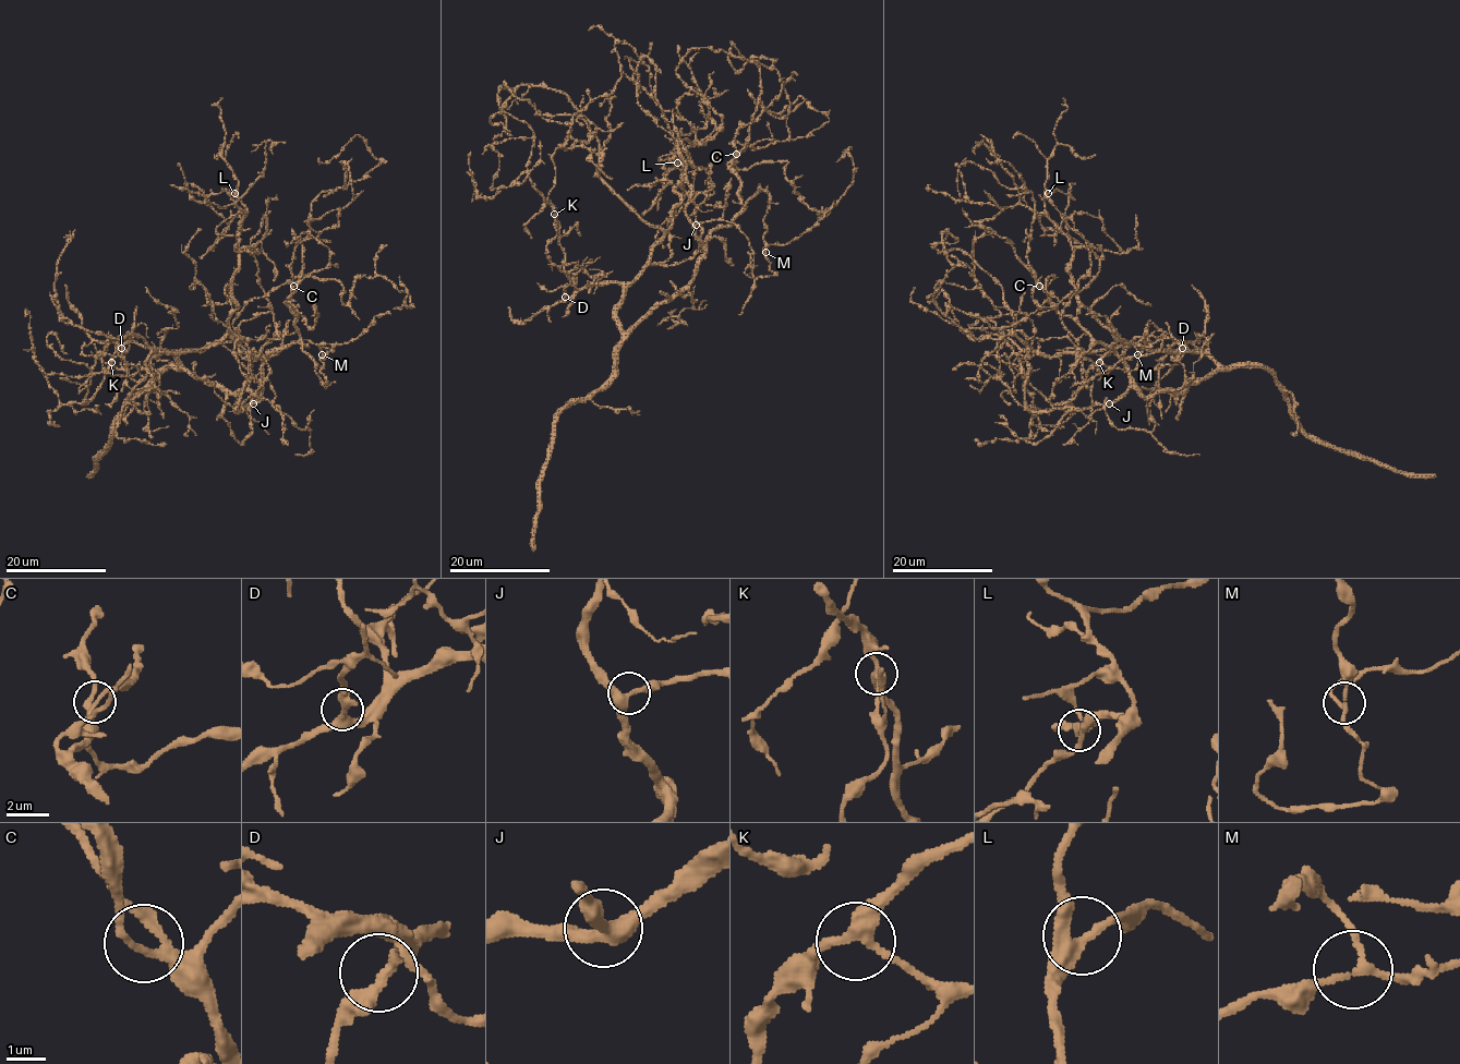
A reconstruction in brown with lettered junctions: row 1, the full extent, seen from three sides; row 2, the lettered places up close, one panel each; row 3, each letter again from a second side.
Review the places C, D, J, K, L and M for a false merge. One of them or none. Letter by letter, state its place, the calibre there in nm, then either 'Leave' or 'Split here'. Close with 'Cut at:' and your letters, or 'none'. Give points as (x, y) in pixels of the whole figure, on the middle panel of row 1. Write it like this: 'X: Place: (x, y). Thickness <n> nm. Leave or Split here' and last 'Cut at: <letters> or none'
C: Place: (736, 154). Thickness 180 nm. Leave
D: Place: (565, 297). Thickness 320 nm. Leave
J: Place: (696, 225). Thickness 360 nm. Leave
K: Place: (554, 214). Thickness 340 nm. Leave
L: Place: (677, 162). Thickness 280 nm. Leave
M: Place: (765, 252). Thickness 150 nm. Leave
Cut at: none

